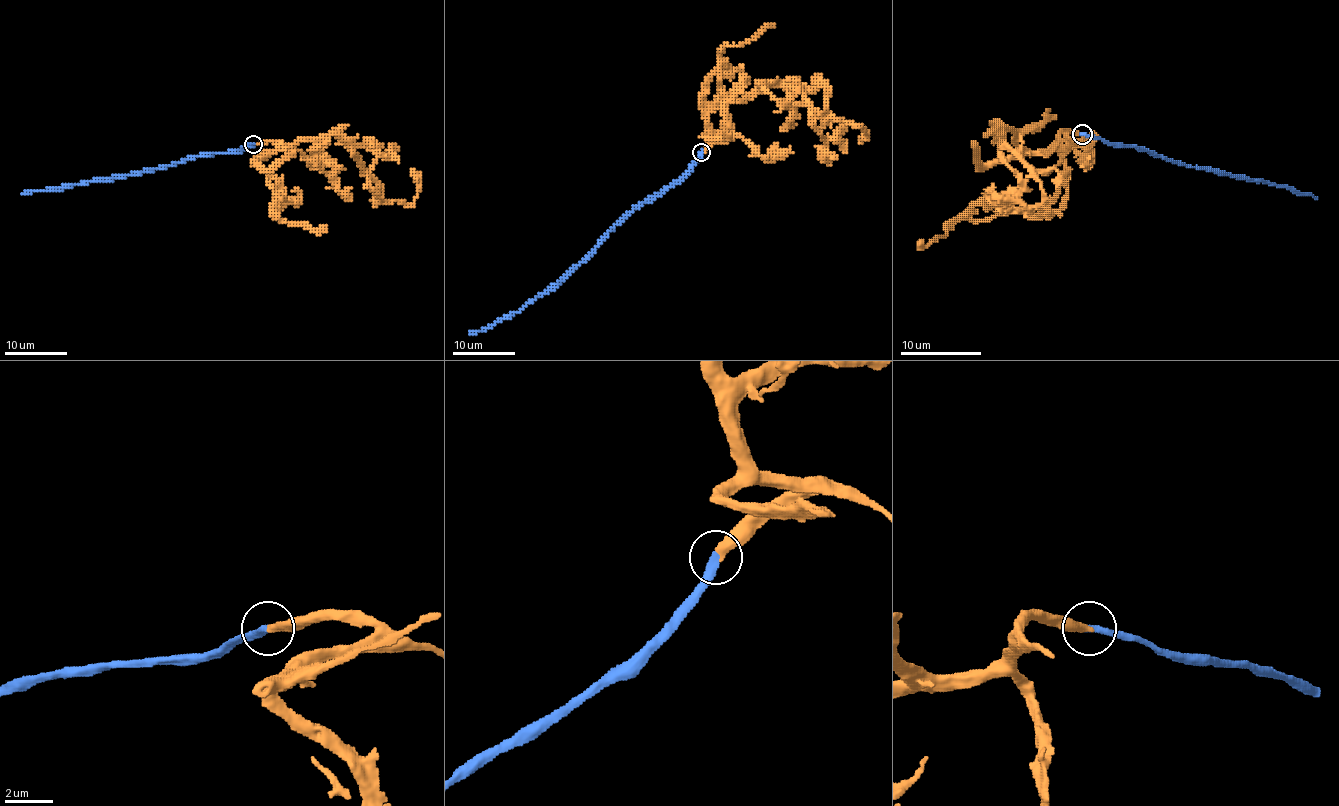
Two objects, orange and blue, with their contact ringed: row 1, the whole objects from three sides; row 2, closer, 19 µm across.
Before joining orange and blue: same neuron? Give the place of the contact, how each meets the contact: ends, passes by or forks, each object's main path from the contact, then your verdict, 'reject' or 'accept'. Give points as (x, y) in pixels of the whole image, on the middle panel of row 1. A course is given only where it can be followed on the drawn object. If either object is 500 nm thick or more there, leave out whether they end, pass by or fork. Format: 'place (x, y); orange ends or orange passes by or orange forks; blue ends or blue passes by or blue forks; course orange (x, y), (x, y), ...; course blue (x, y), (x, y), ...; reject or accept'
place (701, 152); orange ends; blue ends; course orange (701, 151), (728, 133), (709, 111), (769, 86), (856, 123), (859, 142); course blue (701, 151), (679, 178), (638, 203), (546, 291), (518, 311), (469, 335); accept

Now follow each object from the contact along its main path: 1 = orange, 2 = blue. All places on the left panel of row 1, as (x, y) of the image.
1: (253, 144), (280, 146), (261, 157), (338, 135), (382, 201), (413, 201), (418, 176), (411, 169)
2: (253, 144), (231, 152), (201, 154), (156, 169), (24, 191), (21, 195)

